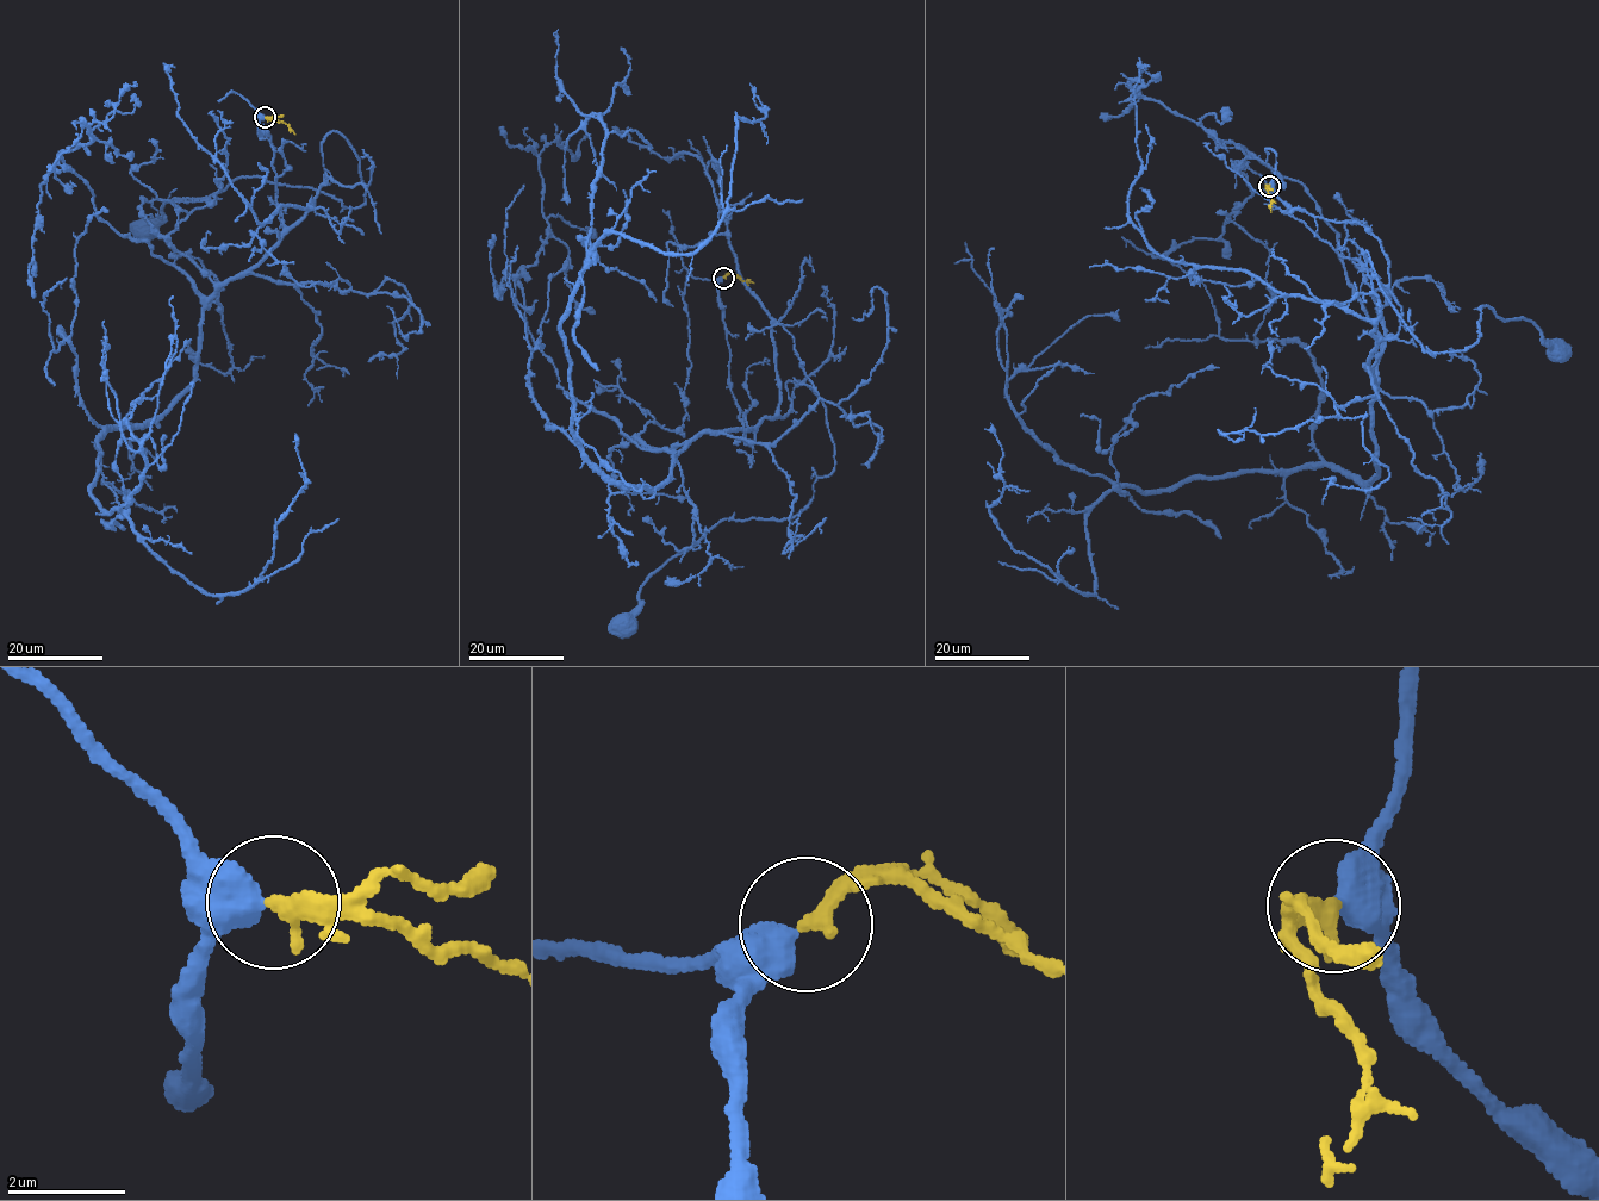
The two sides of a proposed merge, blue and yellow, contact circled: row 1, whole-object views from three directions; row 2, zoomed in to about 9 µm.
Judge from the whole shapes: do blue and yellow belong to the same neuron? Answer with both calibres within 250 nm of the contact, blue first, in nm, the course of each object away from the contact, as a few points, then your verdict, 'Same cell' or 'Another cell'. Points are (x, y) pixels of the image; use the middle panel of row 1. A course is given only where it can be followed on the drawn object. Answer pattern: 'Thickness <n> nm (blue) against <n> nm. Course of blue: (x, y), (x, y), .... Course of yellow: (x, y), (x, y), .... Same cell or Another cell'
Thickness 650 nm (blue) against 320 nm. Course of blue: (723, 278), (745, 443), (800, 380), (834, 467), (794, 516), (717, 522), (627, 620). Course of yellow: (723, 278), (734, 274), (753, 282). Same cell

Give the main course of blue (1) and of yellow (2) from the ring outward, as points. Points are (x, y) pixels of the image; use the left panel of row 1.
1: (265, 118), (285, 229), (323, 181), (322, 143), (336, 131), (365, 203), (246, 175), (175, 197), (149, 229)
2: (265, 118), (285, 123), (294, 135)

